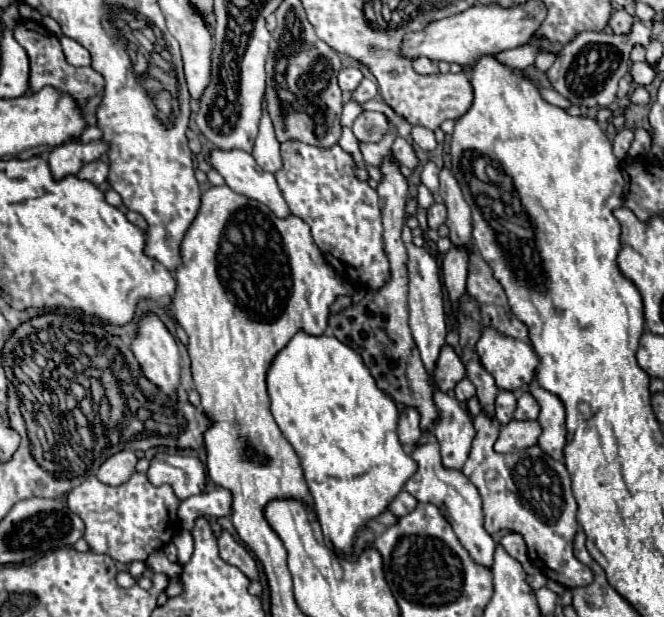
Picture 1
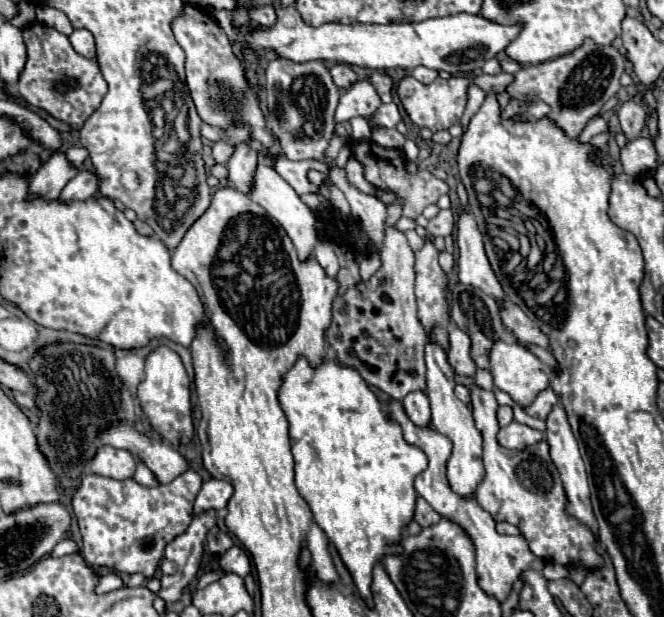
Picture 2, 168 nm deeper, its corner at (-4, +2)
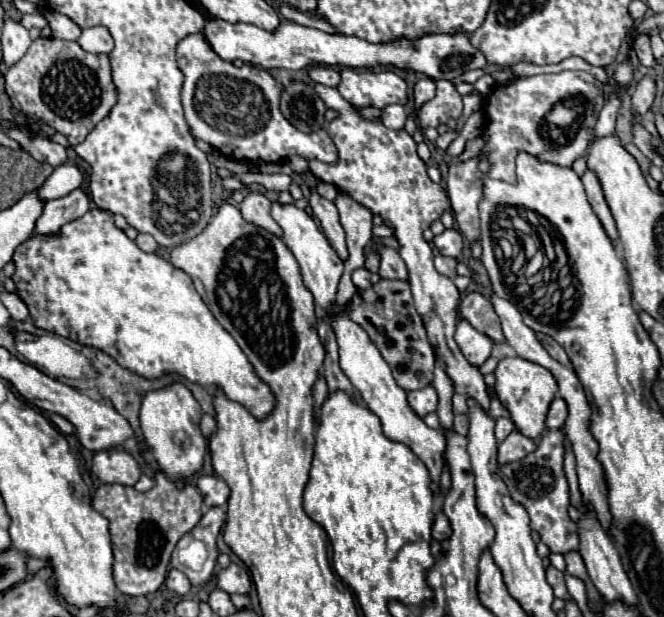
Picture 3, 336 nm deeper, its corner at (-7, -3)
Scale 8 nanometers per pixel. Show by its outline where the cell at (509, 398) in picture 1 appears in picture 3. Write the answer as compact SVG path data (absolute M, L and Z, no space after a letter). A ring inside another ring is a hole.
M499 417L495 421L495 437L497 437L497 441L501 443L513 429L515 429L515 423L509 417Z

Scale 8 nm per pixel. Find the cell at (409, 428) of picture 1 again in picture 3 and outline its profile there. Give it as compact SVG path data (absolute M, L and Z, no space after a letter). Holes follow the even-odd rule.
M431 385L425 389L419 389L419 391L409 391L407 401L419 417L425 417L437 409L437 393Z

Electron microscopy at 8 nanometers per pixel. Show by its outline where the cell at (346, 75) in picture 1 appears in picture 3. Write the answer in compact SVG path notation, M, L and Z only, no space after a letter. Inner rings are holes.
M313 67L313 69L309 69L309 77L311 77L315 83L327 85L327 87L337 87L339 81L341 81L339 71L333 69L333 67Z

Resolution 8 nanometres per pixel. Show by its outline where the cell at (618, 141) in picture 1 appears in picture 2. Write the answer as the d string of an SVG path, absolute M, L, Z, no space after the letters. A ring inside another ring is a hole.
M626 100L626 102L620 106L618 118L620 118L620 126L622 126L622 130L624 130L624 134L626 134L628 140L638 138L640 130L642 130L644 124L646 124L646 116L648 116L646 108L644 108L642 104L634 102L634 100Z

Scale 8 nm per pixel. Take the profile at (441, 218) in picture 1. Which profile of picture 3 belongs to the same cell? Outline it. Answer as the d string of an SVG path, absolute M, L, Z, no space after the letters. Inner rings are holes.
M445 229L441 235L433 237L433 243L441 255L449 255L455 259L461 255L463 249L463 237L457 229Z

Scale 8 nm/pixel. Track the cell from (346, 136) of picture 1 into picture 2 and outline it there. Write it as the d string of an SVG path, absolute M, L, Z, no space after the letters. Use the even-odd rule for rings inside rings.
M350 158L348 164L346 164L346 178L348 178L350 184L354 184L354 188L358 188L360 192L366 192L366 194L370 194L370 196L376 196L376 188L366 182L364 172L362 172L362 166L360 166L354 158Z

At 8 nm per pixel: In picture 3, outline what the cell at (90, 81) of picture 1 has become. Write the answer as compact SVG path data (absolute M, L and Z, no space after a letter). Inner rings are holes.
M39 37L31 43L25 57L7 69L5 89L15 109L29 119L51 125L55 131L63 133L71 145L81 143L85 135L107 117L117 99L109 57L87 53L77 41L55 37Z

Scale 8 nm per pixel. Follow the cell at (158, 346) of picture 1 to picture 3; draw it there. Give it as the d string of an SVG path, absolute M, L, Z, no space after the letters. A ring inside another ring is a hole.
M175 381L173 385L167 385L163 389L153 389L141 401L143 437L155 461L171 481L175 481L177 475L183 475L181 479L187 479L203 467L207 439L199 429L199 419L201 407L195 401L193 393L181 381Z

